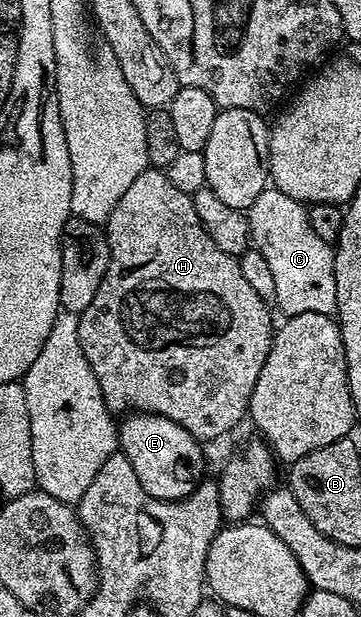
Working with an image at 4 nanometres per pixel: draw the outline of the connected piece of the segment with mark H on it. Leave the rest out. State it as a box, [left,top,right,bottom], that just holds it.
[78,168,274,443]

